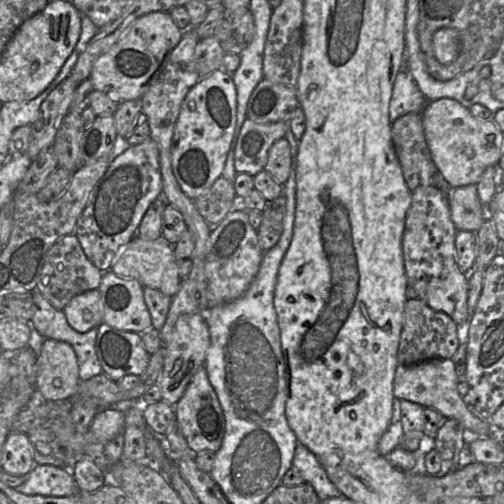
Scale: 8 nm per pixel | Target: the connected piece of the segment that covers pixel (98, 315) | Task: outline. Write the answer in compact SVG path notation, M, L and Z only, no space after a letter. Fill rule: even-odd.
M98 289L74 296L63 311L70 326L79 333L86 333L104 323L104 307Z

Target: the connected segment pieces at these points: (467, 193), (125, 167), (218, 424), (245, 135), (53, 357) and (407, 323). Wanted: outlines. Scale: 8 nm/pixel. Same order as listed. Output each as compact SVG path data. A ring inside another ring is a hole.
M469 184L450 189L447 192L451 220L457 231L478 232L487 218L487 207L484 207L477 194L477 184Z
M124 138L120 139L119 147L113 154L107 171L95 185L74 232L87 258L102 272L111 269L122 249L137 235L140 222L149 206L163 195L156 142L149 138L130 146L127 138Z
M201 367L192 377L182 398L175 405L175 415L188 446L195 453L203 450L216 453L219 450L225 432L225 419L205 367Z
M246 118L235 149L234 166L237 173L254 177L263 171L269 149L275 141L285 137L288 128L288 122L259 123Z
M46 338L37 359L37 391L46 400L71 398L81 383L73 347Z
M408 299L398 347L398 365L414 365L434 358L450 358L459 347L458 326L444 312L436 311L420 299Z

